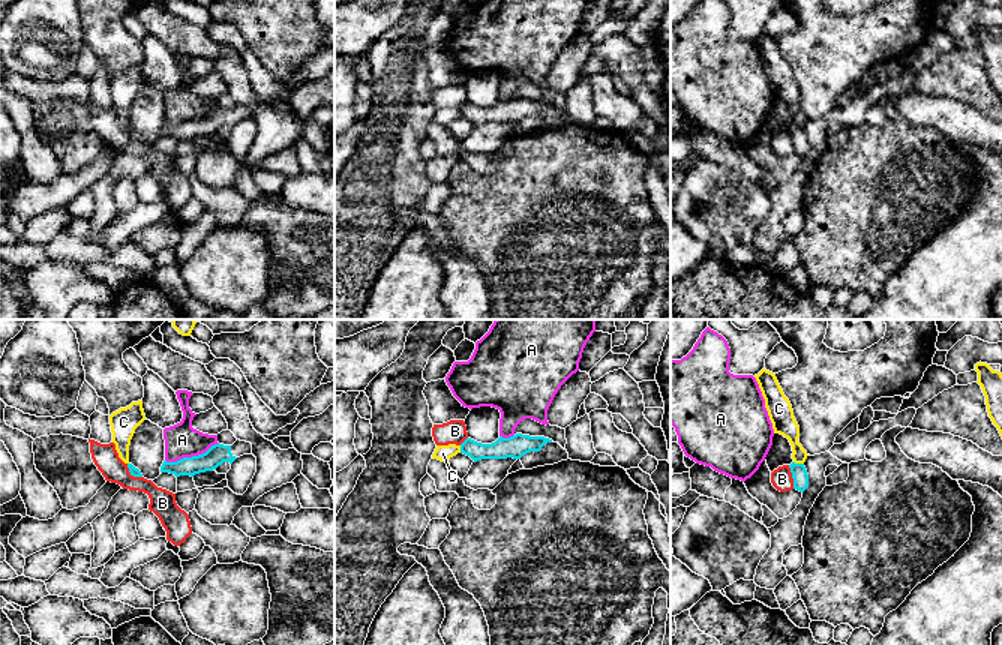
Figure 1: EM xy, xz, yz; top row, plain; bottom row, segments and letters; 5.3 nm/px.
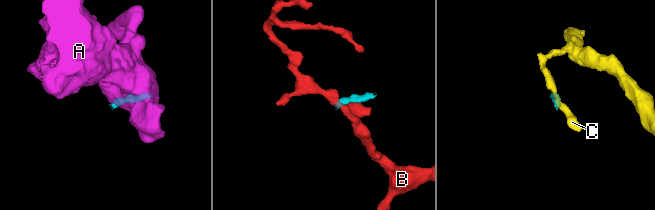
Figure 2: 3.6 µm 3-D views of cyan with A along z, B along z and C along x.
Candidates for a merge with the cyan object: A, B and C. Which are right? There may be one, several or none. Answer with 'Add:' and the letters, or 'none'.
Add: none

